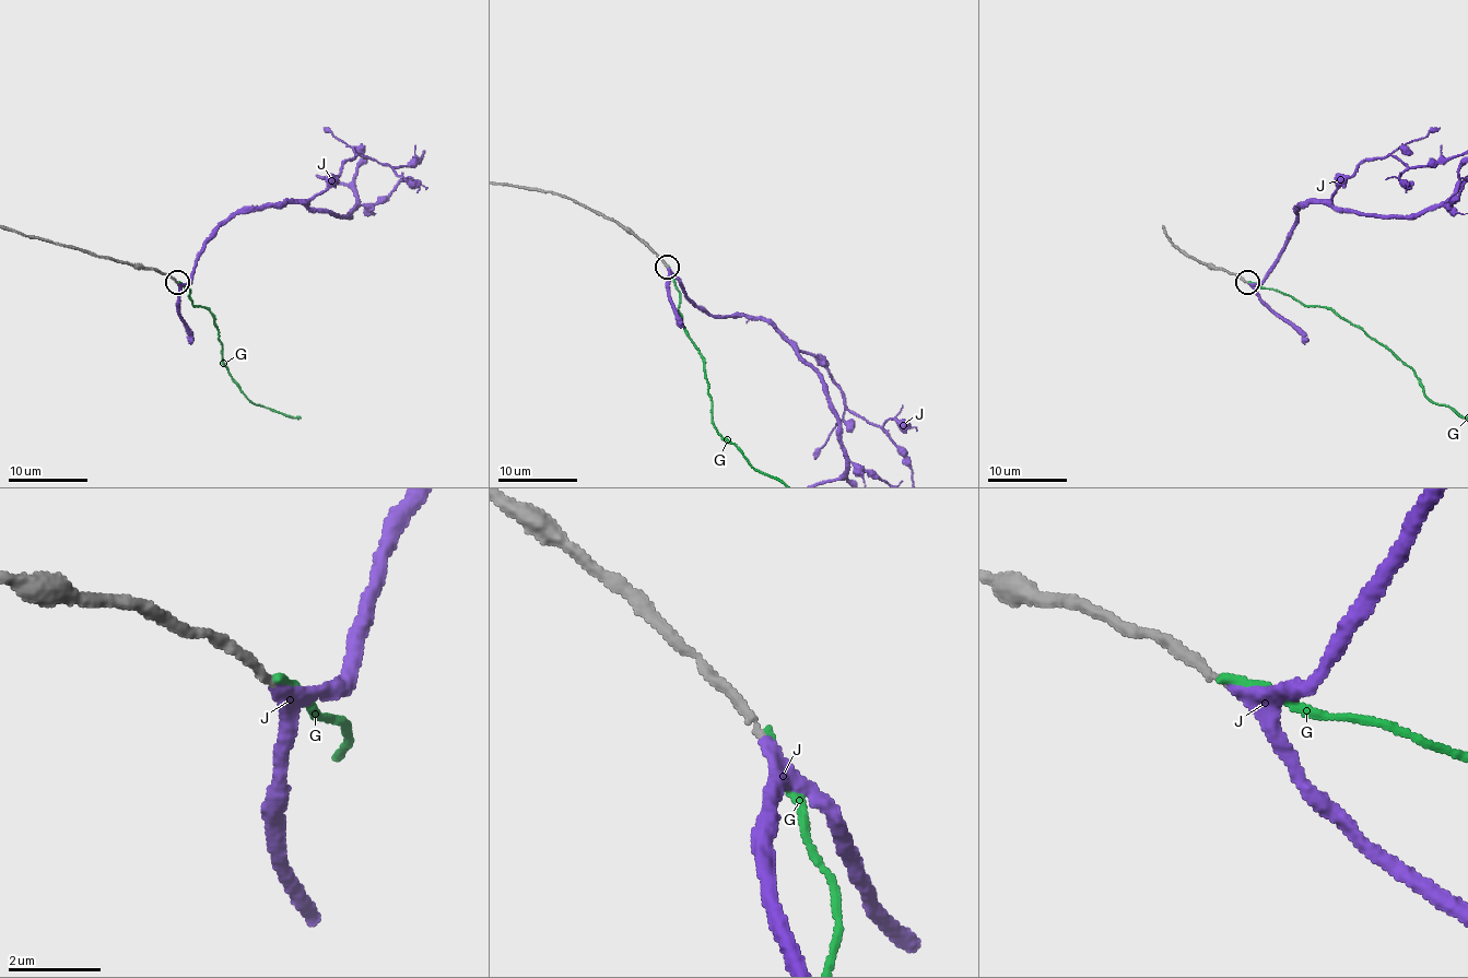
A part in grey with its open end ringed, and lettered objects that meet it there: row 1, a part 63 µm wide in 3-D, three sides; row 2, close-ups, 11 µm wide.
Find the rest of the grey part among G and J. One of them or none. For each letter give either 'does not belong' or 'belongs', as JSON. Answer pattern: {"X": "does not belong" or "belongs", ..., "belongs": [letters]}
{"G": "does not belong", "J": "belongs", "belongs": ["J"]}

